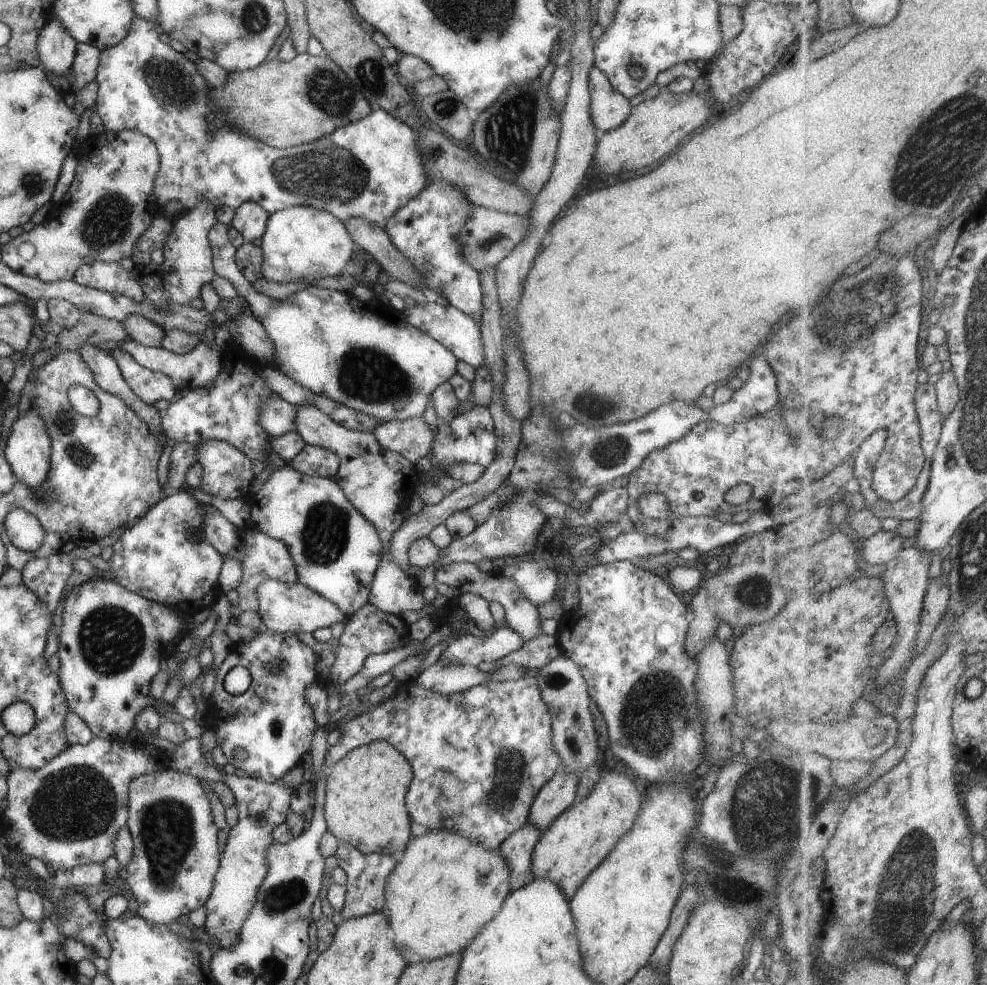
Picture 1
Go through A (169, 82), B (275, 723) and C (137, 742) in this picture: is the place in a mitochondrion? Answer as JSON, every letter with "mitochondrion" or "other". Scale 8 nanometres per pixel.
{"A":"mitochondrion","B":"mitochondrion","C":"other"}

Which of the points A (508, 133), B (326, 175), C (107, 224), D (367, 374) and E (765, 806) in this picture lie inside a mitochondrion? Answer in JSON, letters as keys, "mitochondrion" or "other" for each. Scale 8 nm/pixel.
{"A":"mitochondrion","B":"mitochondrion","C":"mitochondrion","D":"mitochondrion","E":"mitochondrion"}

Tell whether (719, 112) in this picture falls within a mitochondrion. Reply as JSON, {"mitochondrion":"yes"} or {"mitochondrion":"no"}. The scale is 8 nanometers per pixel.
{"mitochondrion":"no"}

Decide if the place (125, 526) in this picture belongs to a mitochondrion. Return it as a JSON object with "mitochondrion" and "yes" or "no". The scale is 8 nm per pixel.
{"mitochondrion":"no"}

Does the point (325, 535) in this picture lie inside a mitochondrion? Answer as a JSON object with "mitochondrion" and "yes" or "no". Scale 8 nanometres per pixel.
{"mitochondrion":"yes"}

